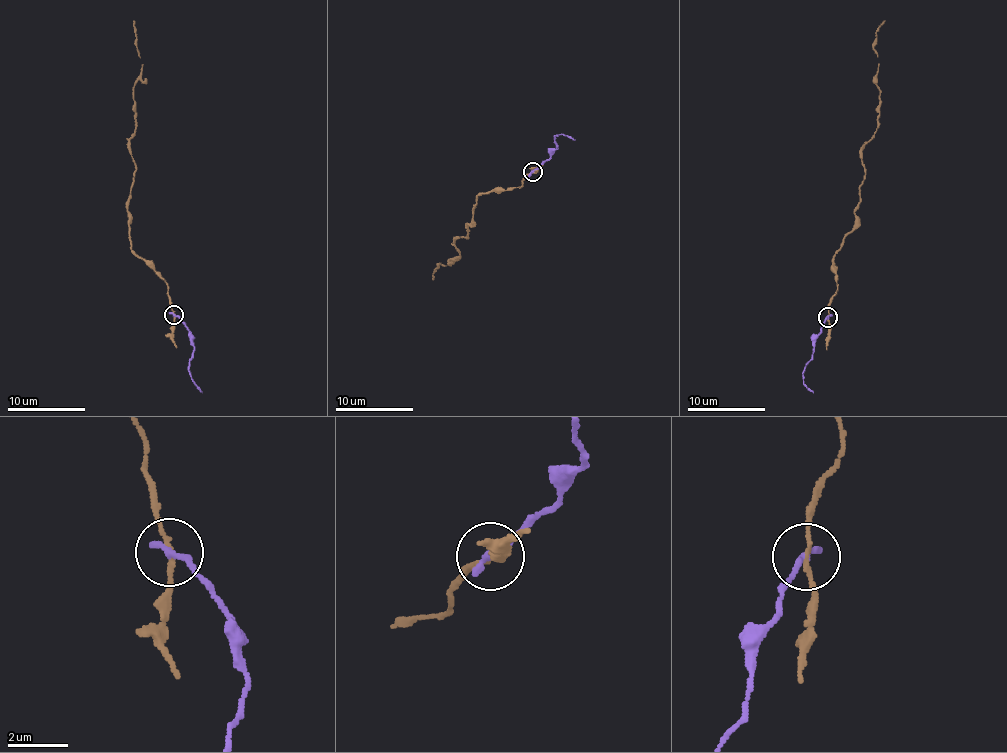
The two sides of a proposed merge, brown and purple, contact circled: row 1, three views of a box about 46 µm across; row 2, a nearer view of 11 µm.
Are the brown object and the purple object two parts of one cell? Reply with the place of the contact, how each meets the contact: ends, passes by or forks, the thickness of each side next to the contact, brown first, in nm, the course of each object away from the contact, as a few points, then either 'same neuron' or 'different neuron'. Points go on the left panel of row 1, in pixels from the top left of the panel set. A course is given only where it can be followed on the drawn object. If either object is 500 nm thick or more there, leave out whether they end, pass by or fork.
place (174, 315); brown passes by; purple ends; calibres 120 and 280 nm; course brown (173, 314), (167, 283), (132, 250), (128, 203), (136, 170), (130, 144), (134, 89), (142, 64), (135, 20); course purple (173, 314), (190, 332), (193, 356), (189, 361), (190, 370), (201, 393); different neuron

